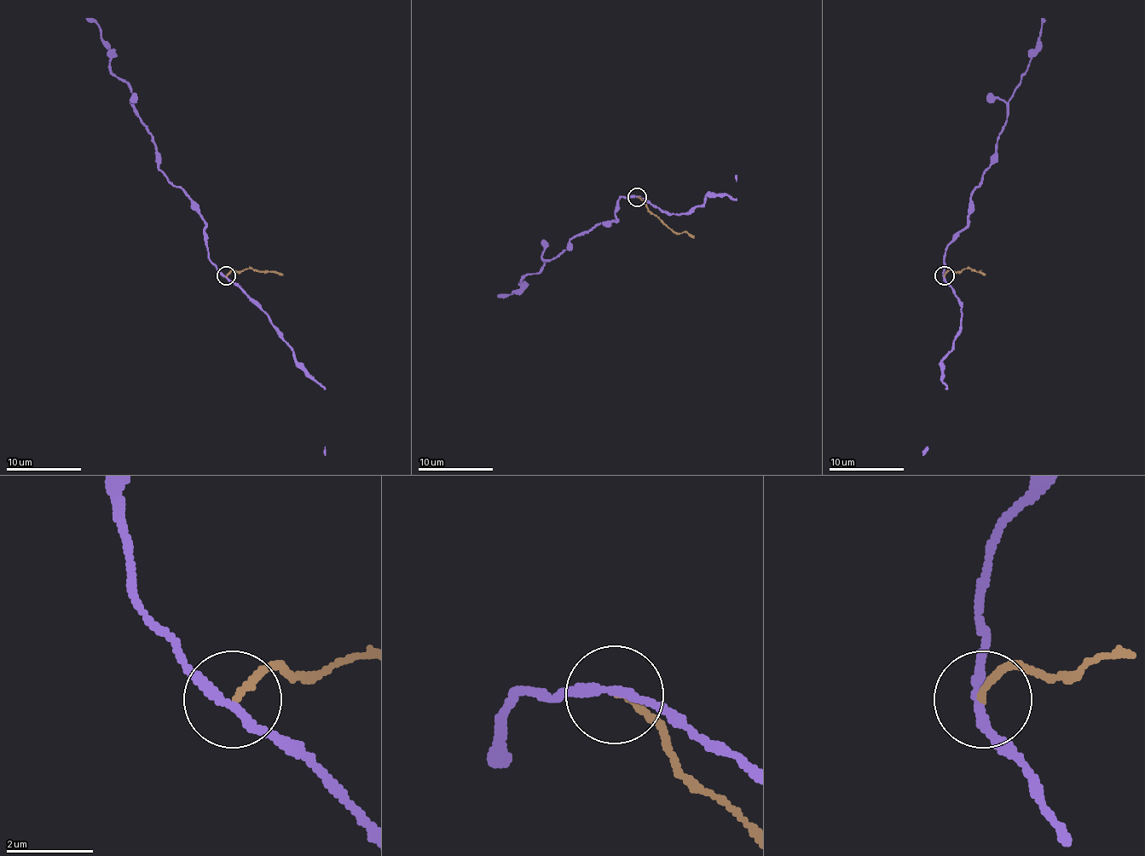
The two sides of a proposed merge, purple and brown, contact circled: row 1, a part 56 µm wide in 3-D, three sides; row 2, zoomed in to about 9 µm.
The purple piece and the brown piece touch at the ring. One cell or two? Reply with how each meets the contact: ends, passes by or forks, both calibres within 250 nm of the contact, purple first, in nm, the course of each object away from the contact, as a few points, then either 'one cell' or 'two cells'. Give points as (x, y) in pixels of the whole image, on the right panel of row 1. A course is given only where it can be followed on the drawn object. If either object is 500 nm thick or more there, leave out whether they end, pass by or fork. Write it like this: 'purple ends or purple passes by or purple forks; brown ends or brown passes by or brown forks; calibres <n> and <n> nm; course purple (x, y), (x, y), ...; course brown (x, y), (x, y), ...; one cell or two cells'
purple passes by; brown ends; calibres 200 and 140 nm; course purple (945, 277), (946, 245), (965, 226), (971, 193), (988, 168), (1007, 120), (1014, 89), (1026, 72), (1044, 19); course brown (945, 275), (951, 269), (960, 271), (969, 268), (985, 275); two cells

